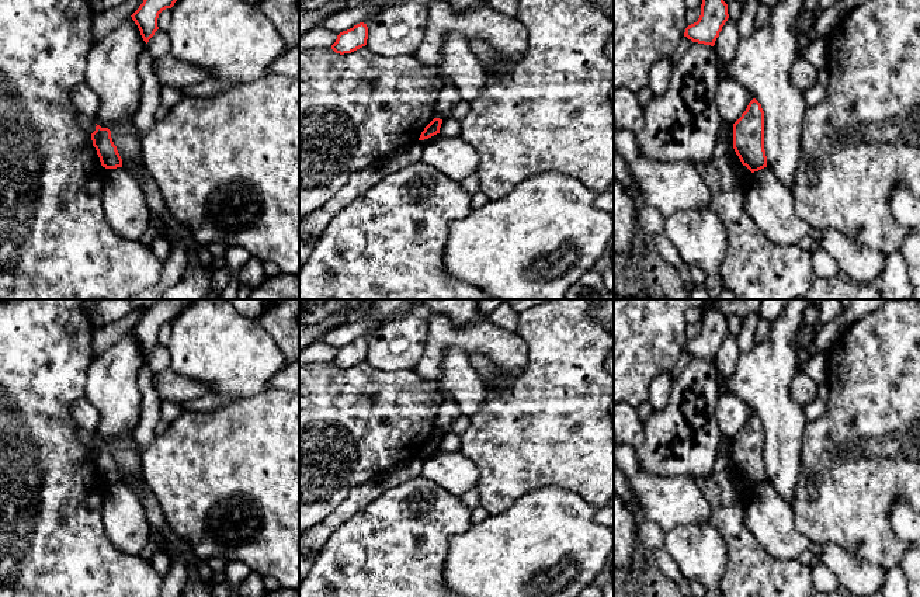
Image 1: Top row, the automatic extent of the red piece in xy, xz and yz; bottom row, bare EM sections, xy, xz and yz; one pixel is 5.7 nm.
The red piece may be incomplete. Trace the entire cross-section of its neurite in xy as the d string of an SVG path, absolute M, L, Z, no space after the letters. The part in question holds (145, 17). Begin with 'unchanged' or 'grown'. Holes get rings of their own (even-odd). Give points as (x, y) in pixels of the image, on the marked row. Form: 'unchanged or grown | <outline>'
unchanged | M143 0L139 8L131 15L146 44L159 29L159 14L166 8L171 8L176 1L177 0Z

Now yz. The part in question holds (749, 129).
unchanged | M753 98L742 117L733 124L733 149L751 173L767 167L764 150L764 111Z

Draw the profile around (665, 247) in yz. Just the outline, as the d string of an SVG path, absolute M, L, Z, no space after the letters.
M664 232L659 233L653 240L657 253L669 261L681 275L688 274L688 267L680 257L674 244L669 240Z

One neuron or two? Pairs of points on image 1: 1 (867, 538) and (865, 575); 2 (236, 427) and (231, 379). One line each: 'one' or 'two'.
1: two
2: two

